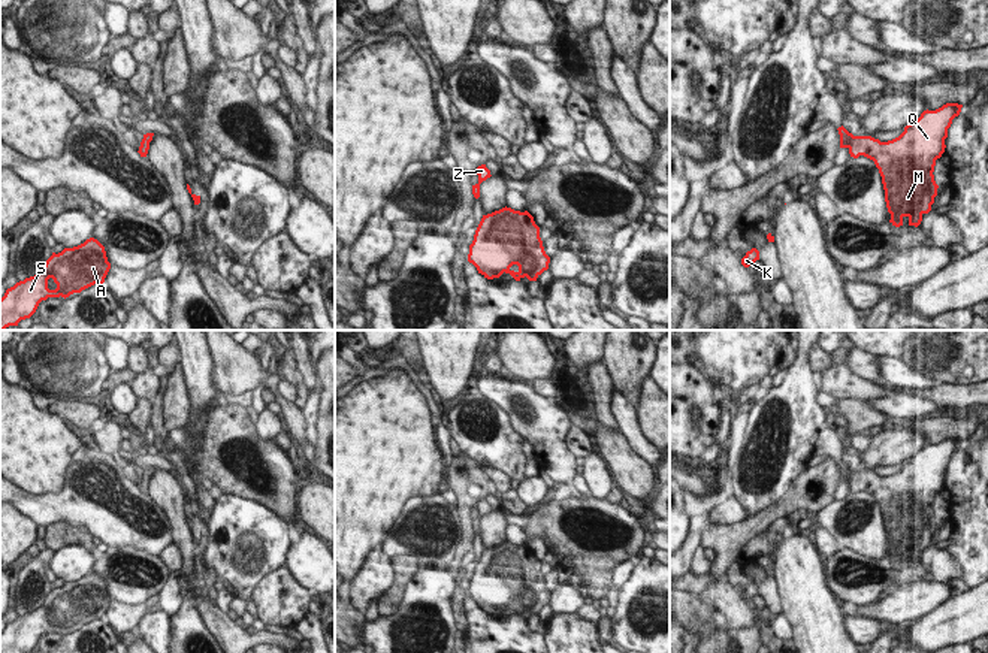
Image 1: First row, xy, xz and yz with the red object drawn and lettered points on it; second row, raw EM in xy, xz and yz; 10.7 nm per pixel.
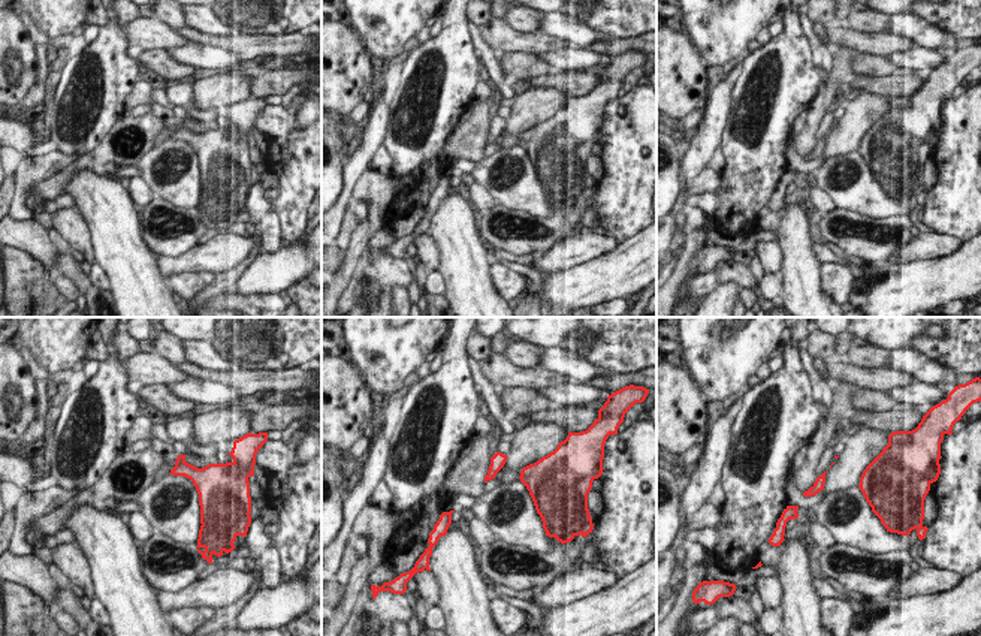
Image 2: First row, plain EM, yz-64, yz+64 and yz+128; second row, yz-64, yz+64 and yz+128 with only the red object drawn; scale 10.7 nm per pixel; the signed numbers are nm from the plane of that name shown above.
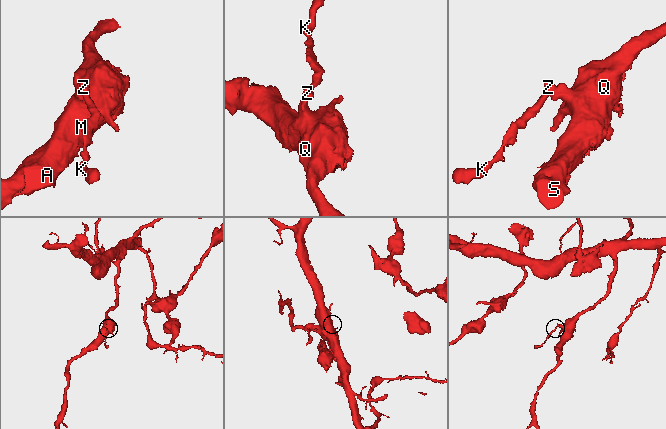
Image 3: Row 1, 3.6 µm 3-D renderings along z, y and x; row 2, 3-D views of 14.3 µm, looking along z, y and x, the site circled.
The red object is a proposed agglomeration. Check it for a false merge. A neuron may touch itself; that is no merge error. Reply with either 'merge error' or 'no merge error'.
no merge error

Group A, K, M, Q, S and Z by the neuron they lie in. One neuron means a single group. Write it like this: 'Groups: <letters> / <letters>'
Groups: A K M Q S Z

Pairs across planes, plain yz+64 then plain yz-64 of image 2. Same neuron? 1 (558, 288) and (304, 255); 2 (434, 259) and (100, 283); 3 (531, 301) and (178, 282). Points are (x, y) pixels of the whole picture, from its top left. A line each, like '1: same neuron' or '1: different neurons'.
1: same neuron
2: different neurons
3: different neurons

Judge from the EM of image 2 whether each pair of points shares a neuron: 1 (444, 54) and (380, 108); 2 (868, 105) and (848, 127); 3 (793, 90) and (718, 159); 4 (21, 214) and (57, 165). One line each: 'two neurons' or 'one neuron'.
1: two neurons
2: one neuron
3: two neurons
4: one neuron

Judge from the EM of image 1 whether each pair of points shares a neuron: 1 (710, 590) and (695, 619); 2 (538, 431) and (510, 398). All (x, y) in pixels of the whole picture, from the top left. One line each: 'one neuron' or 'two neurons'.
1: two neurons
2: one neuron

